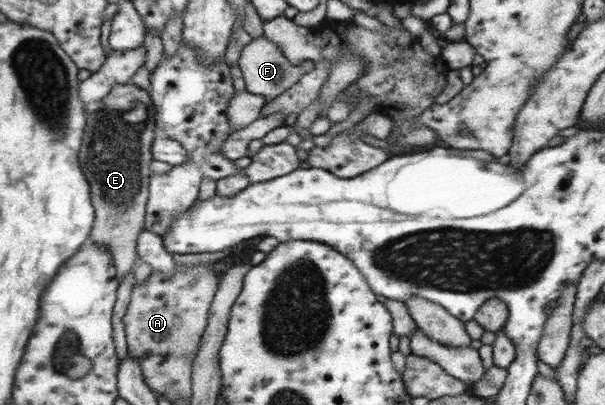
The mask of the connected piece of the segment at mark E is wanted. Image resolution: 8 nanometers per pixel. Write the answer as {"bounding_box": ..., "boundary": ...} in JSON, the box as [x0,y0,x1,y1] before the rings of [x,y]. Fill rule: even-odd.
{"bounding_box":[80,83,157,279],"boundary":[[[133,83],[113,84],[108,94],[101,100],[102,108],[96,113],[88,113],[83,132],[80,152],[80,169],[88,180],[92,192],[92,207],[95,219],[90,240],[109,250],[113,264],[117,268],[117,279],[121,278],[140,261],[137,254],[137,242],[145,231],[145,208],[149,196],[148,184],[152,173],[148,166],[153,160],[152,143],[157,133],[155,128],[155,105],[148,90],[141,89]]]}

